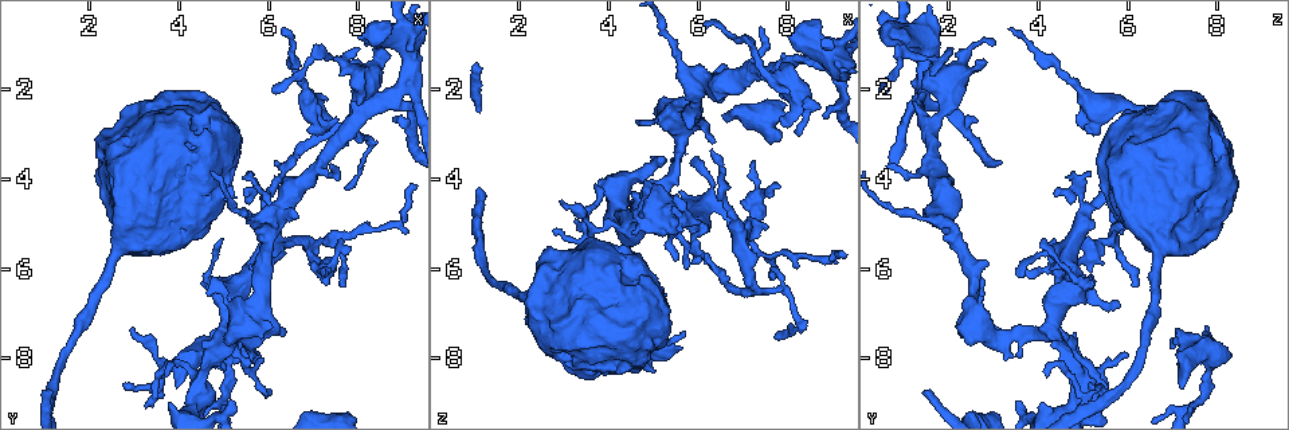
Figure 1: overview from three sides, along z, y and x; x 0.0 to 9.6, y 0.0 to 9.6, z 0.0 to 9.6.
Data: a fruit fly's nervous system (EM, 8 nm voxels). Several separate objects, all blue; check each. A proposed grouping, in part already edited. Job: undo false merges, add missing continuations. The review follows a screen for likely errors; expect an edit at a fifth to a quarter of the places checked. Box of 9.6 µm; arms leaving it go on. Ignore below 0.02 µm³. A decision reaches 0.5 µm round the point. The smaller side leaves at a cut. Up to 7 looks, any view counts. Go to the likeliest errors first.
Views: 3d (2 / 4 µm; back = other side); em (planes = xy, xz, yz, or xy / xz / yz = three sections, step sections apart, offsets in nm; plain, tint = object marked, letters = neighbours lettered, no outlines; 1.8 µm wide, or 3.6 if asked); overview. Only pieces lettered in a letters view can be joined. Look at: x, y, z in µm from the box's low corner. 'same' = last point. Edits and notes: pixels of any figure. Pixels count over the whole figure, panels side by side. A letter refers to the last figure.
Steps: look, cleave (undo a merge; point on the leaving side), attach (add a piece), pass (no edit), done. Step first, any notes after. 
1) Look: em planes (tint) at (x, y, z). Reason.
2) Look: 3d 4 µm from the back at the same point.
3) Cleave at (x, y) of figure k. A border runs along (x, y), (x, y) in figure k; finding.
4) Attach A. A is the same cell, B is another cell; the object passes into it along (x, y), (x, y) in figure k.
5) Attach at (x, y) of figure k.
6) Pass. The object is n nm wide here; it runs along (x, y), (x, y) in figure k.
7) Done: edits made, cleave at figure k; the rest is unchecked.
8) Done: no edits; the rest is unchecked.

Look: 3d 4 µm at (5.25, 7.45, 4.10). Four-way junction.

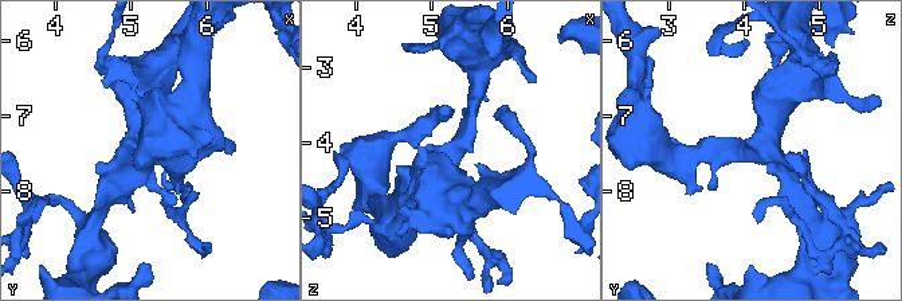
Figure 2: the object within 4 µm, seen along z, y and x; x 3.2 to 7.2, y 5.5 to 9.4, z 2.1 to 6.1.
Look: em xy step 16 (letters) at (5.25, 7.50, 4.15). 4 arms meet here; need the tissue.

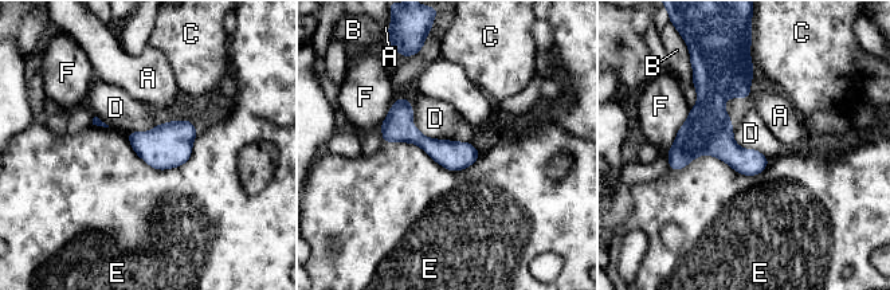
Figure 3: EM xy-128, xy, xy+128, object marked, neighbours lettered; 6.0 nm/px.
Pass. A, B, C, D, E and F are other cells; it runs along (398, 104), (419, 140), (475, 155) in figure 3; one neuron here.

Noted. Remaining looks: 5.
Look: em planes (tint) at (3.90, 8.65, 7.20). Free end.

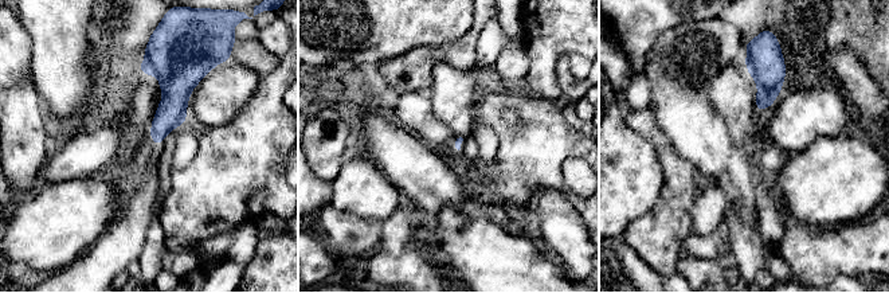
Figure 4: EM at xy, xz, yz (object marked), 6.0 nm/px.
Look: em planes (letters) at the same point.

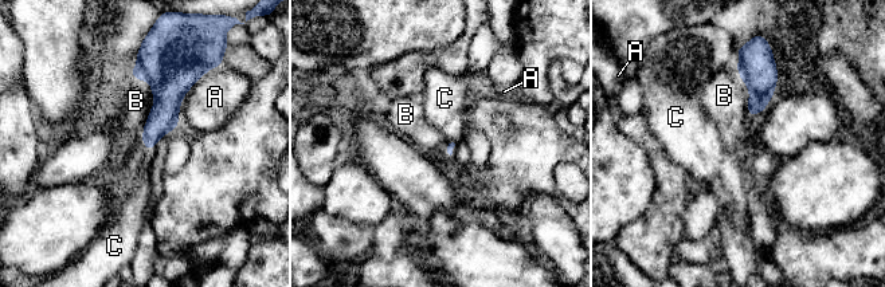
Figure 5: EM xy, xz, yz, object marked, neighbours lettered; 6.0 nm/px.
Pass. A, B and C are other cells; no lettered piece goes on from it.

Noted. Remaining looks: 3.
Look: 3d 4 µm at (7.85, 1.35, 2.70). An open end.

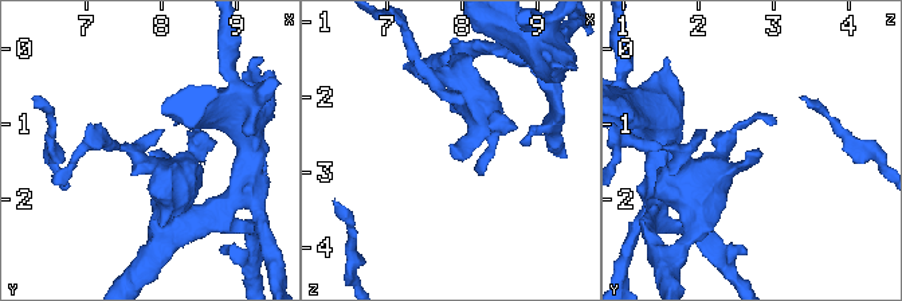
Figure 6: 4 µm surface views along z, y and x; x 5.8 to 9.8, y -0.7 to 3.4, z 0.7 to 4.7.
Look: em planes (letters) at (7.85, 1.35, 2.70).

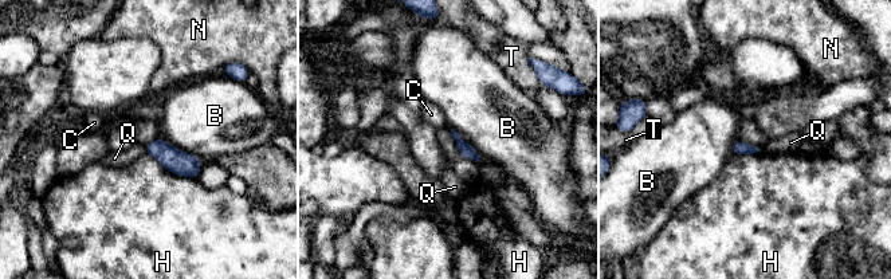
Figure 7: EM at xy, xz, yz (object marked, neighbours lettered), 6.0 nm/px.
Pass. B, C, H, N, Q and T are other cells; a border runs along (760, 146), (761, 153) in figure 7; no lettered piece goes on from it.

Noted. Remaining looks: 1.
Done: no edits; the rest is unchecked.

